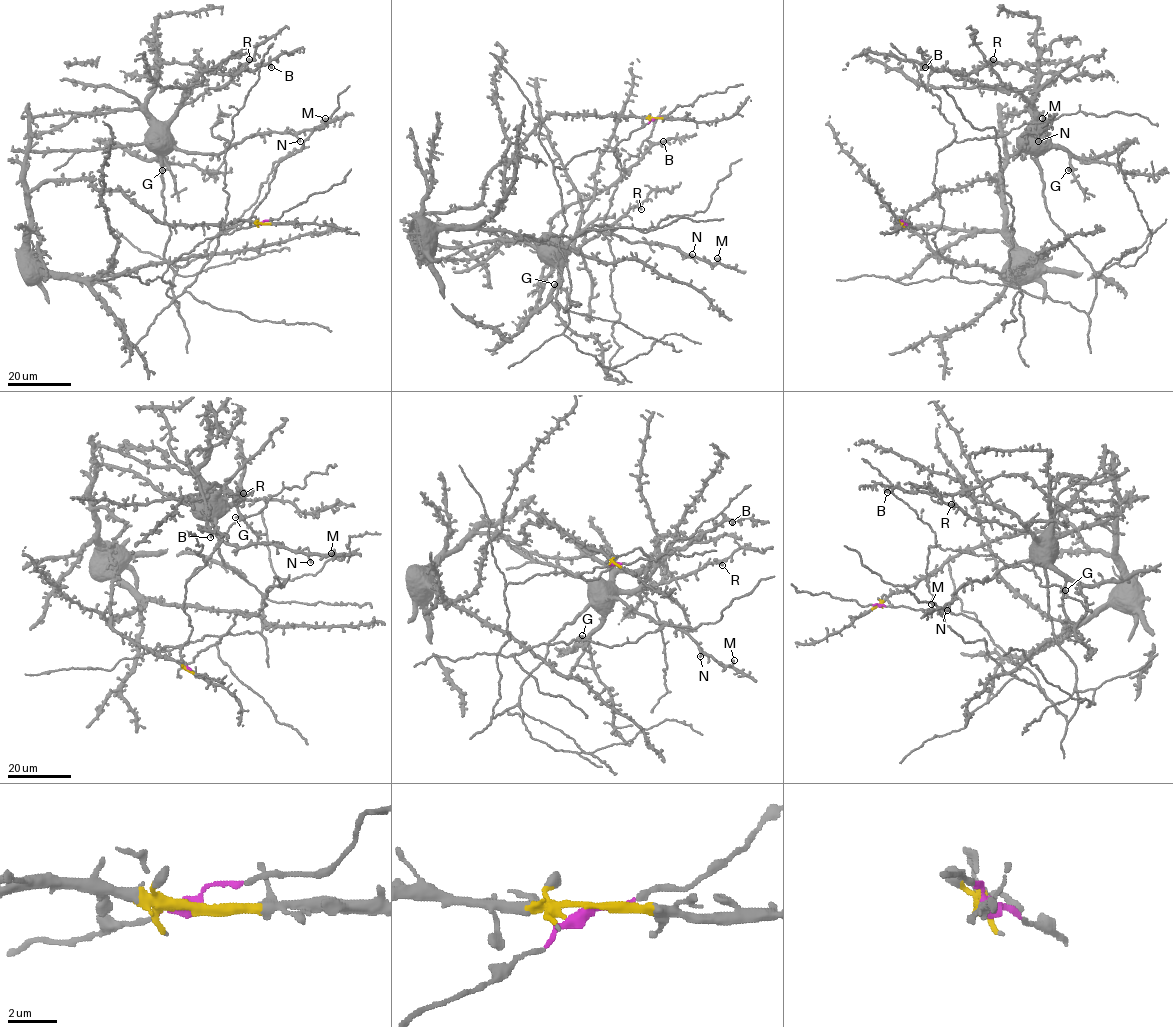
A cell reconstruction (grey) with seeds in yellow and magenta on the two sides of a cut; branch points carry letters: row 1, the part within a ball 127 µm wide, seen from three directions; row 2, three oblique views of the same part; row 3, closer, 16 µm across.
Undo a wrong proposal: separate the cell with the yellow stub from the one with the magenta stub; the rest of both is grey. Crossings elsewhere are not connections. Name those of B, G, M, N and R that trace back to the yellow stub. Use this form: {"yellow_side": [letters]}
{"yellow_side": []}

